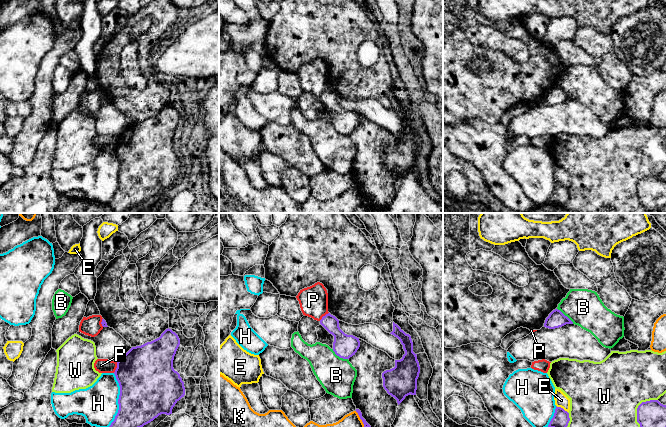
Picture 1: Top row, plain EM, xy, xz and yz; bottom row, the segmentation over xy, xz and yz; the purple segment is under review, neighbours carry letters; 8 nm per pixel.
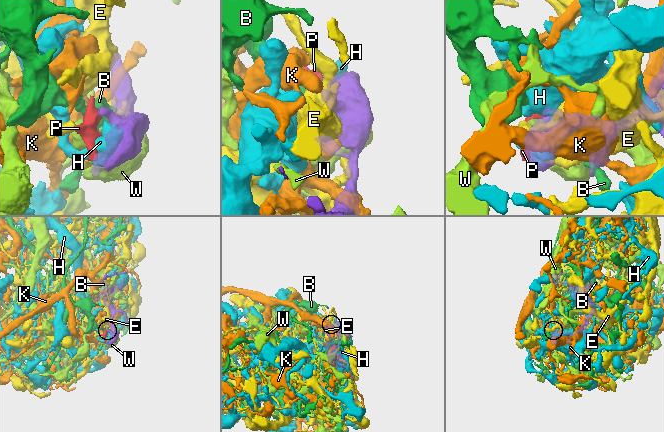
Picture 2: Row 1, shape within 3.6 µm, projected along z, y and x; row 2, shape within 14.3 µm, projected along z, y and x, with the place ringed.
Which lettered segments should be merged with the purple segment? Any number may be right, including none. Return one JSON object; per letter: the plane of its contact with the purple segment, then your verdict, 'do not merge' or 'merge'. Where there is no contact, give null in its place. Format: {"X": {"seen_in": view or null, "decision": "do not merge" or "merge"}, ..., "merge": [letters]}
{"B": {"seen_in": "xz", "decision": "do not merge"}, "E": {"seen_in": "yz", "decision": "do not merge"}, "H": {"seen_in": "xy", "decision": "do not merge"}, "K": {"seen_in": "xz", "decision": "do not merge"}, "P": {"seen_in": "xy", "decision": "do not merge"}, "W": {"seen_in": "yz", "decision": "do not merge"}, "merge": []}

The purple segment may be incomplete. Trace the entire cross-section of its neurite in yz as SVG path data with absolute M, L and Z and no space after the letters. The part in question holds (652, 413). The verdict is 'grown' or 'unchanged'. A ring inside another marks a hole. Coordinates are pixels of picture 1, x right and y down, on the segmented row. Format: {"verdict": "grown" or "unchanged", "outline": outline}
{"verdict": "unchanged", "outline": "M658 400L642 402L637 408L640 427L667 427L667 406Z"}

